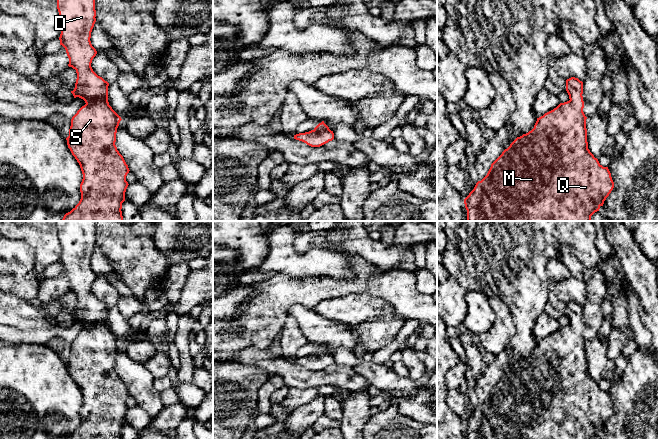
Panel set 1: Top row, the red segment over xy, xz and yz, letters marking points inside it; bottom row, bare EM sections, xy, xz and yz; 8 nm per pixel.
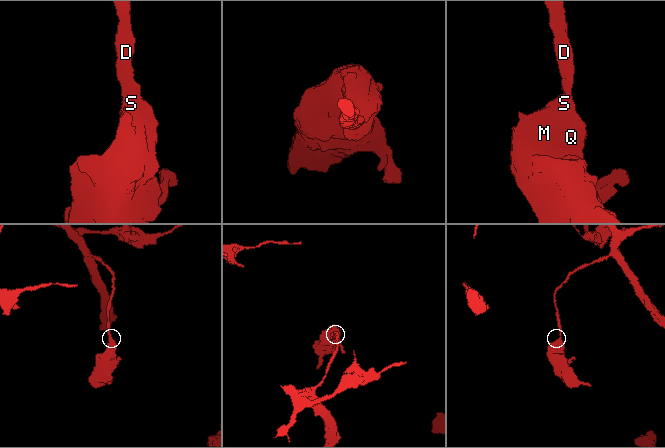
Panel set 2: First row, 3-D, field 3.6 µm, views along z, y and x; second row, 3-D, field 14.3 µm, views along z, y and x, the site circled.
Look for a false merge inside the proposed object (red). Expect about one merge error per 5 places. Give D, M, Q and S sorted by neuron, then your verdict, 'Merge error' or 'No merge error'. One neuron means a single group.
Groups: D M Q S. No merge error

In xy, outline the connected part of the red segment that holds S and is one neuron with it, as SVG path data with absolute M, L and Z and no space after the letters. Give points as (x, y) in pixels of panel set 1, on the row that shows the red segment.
M57 0L57 9L62 22L60 45L66 50L68 66L77 73L75 88L71 93L74 98L79 97L86 103L72 117L69 136L66 138L68 148L83 174L81 199L64 215L62 221L123 221L121 209L129 185L126 176L130 170L115 145L117 128L122 119L109 105L109 83L91 67L97 54L90 41L96 22L95 0Z

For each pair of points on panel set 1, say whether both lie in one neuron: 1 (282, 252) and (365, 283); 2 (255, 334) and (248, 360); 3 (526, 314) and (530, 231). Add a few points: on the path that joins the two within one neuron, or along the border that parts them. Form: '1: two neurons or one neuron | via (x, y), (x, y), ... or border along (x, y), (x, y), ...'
1: two neurons | border along (350, 259), (353, 278), (330, 277)
2: two neurons | border along (254, 347), (247, 346), (236, 351)
3: one neuron | via (526, 293), (527, 252)

